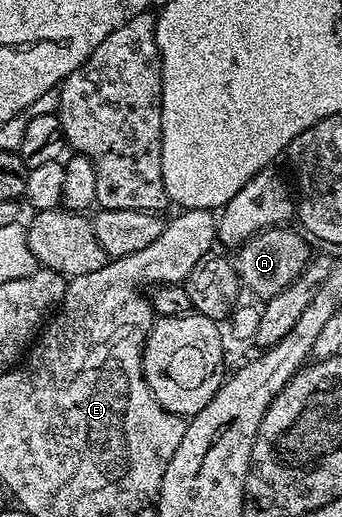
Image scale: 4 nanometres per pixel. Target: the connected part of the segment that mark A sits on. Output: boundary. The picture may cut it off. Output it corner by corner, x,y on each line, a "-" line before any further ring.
292,227
262,229
236,249
238,257
233,258
233,263
238,277
243,286
249,292
251,289
259,299
274,297
284,291
284,287
288,287
297,279
312,260
311,242
297,228
290,228

